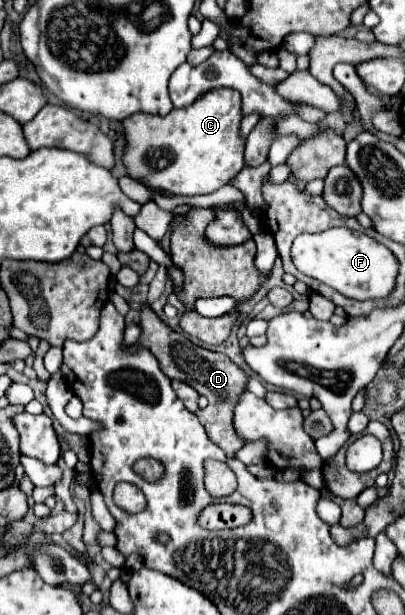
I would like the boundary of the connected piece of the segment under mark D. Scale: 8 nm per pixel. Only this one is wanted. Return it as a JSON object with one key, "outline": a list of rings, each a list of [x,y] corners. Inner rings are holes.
{"outline":[[[149,306],[141,308],[139,322],[141,322],[143,334],[135,346],[147,346],[159,358],[163,372],[171,380],[185,380],[189,386],[193,386],[199,394],[203,394],[209,400],[209,406],[203,410],[197,410],[195,416],[203,424],[209,440],[215,442],[219,448],[223,448],[227,456],[233,456],[245,444],[245,442],[239,442],[239,438],[235,438],[235,430],[231,426],[231,410],[239,398],[239,390],[245,390],[245,380],[247,380],[245,372],[229,356],[201,348],[193,344],[189,338],[185,338],[183,334],[171,330],[165,322],[157,318],[157,314]]]}

